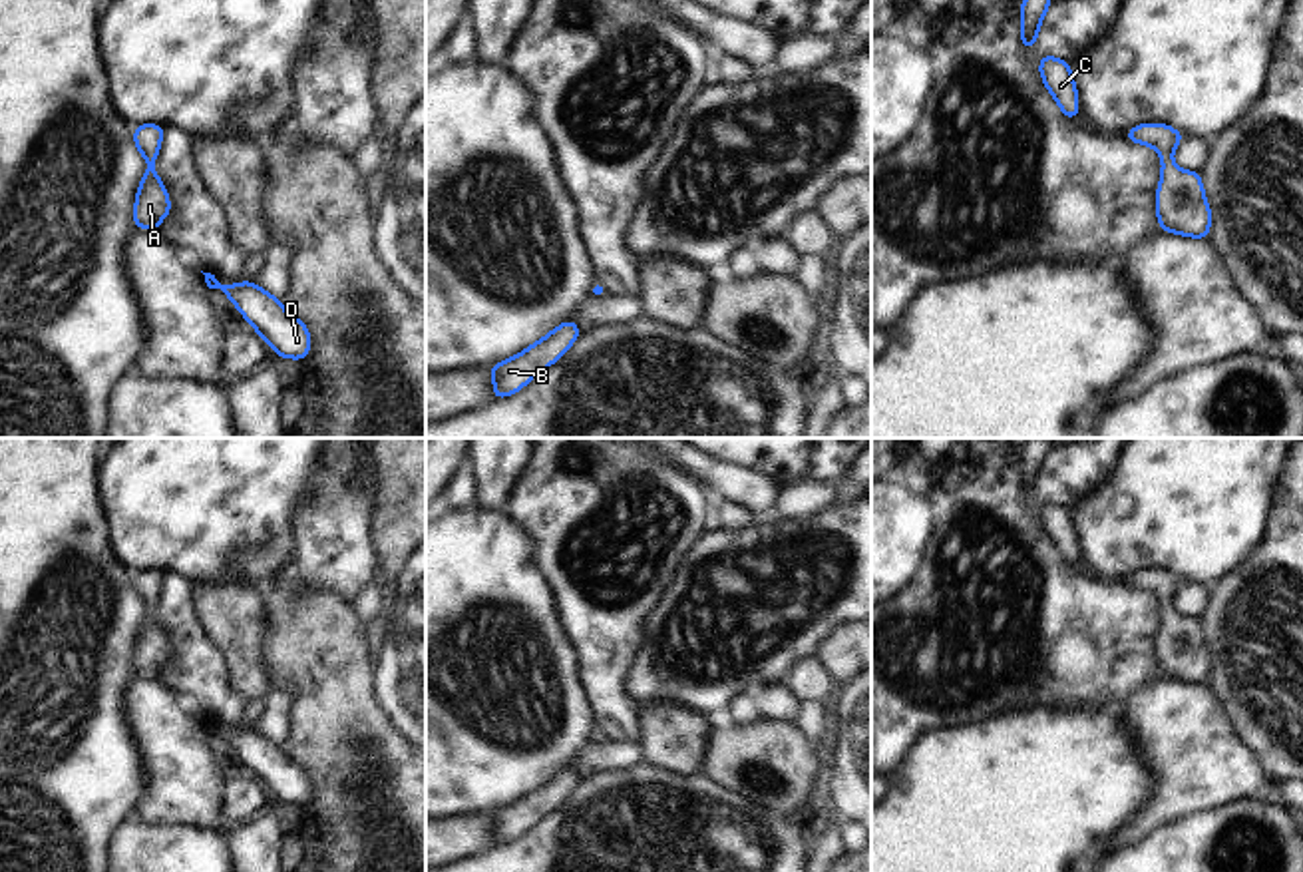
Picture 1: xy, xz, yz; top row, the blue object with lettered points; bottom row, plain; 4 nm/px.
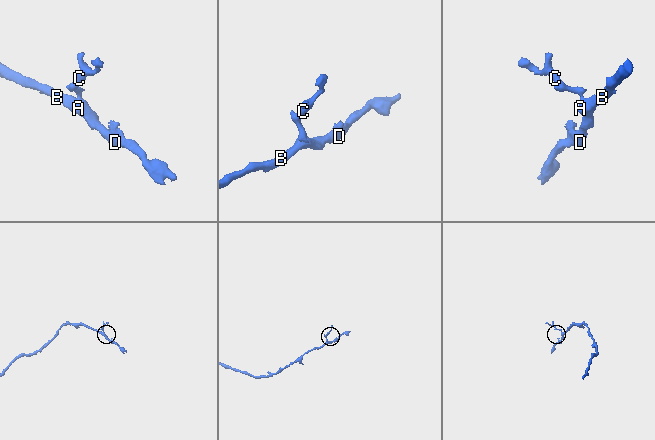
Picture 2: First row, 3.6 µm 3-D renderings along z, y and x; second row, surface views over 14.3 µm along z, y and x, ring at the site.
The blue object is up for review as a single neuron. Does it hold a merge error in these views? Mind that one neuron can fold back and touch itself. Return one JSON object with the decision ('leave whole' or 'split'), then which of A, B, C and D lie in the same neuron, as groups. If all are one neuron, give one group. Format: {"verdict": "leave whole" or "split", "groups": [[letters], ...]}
{"verdict": "leave whole", "groups": [["A", "B", "C", "D"]]}

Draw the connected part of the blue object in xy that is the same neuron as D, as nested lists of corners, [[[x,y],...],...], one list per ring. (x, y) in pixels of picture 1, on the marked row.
[[[203,273],[209,289],[223,291],[249,325],[275,348],[277,358],[308,356],[310,332],[306,325],[286,313],[282,303],[251,281],[223,287],[221,281]]]

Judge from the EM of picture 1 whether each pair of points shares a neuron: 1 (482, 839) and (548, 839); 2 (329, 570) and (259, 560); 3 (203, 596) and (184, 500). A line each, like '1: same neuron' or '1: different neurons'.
1: different neurons
2: different neurons
3: different neurons

